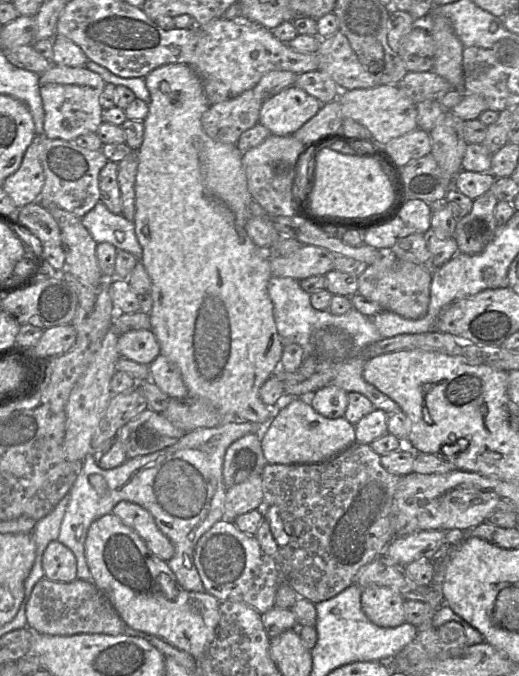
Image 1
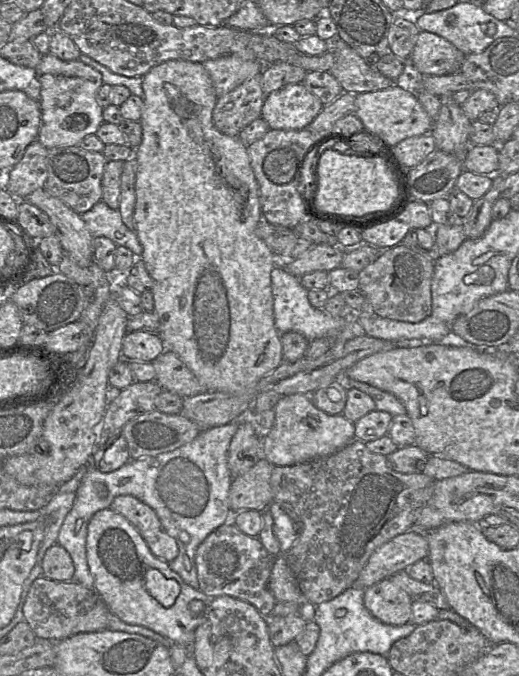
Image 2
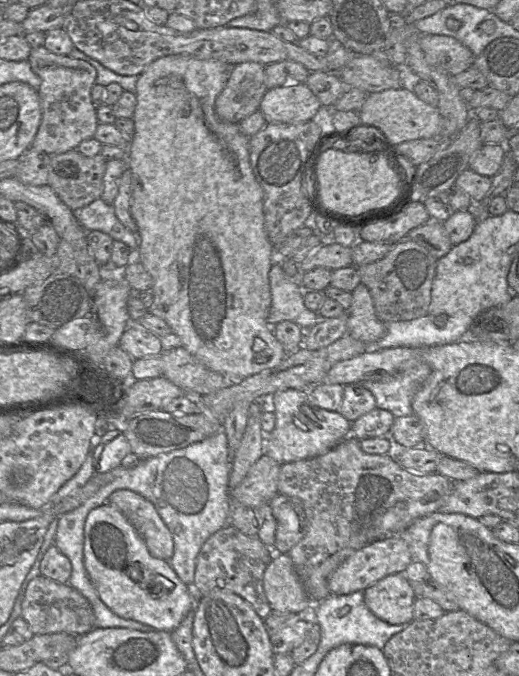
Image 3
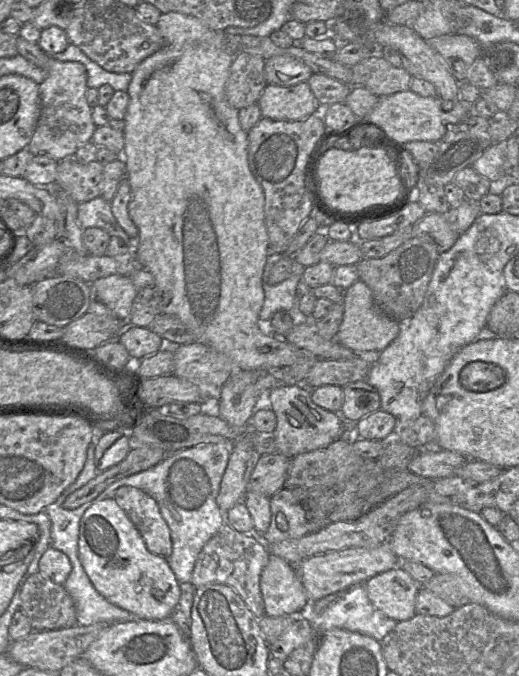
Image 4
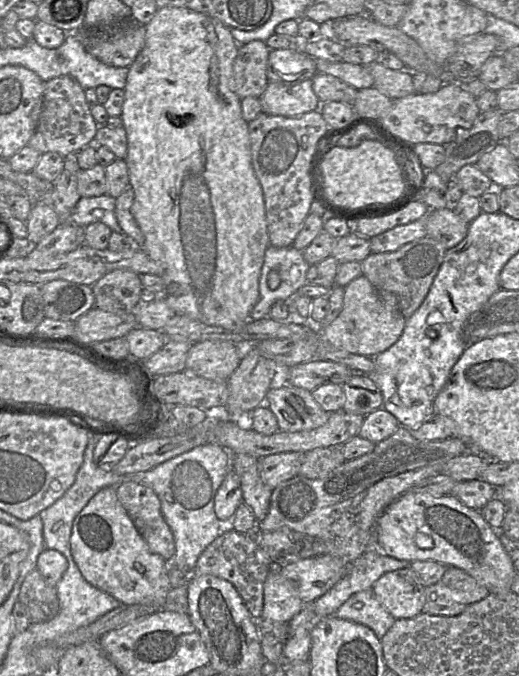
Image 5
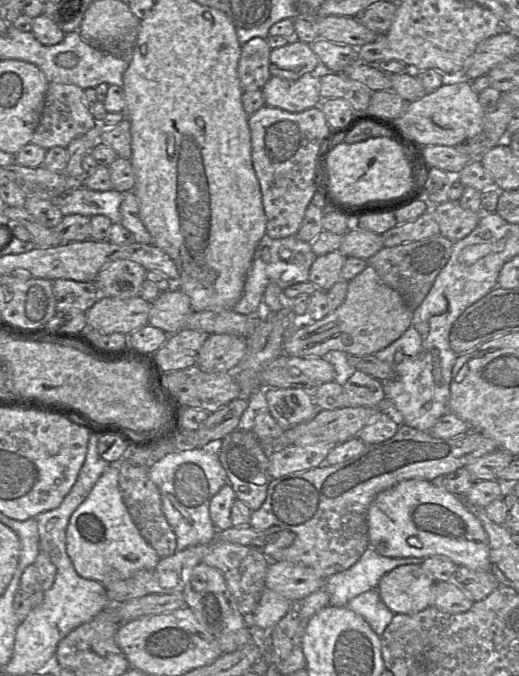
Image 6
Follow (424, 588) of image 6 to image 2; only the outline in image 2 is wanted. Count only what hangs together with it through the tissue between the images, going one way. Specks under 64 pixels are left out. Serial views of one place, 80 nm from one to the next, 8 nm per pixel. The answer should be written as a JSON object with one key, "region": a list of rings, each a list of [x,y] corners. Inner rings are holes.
{"region":[[[390,578],[364,590],[364,606],[370,614],[387,625],[411,623],[412,599]]]}

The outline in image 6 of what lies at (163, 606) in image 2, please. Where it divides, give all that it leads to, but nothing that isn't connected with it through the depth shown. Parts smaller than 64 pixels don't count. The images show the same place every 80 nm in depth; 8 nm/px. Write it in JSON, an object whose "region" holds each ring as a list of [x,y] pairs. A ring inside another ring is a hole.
{"region":[[[111,464],[71,515],[66,529],[66,552],[77,574],[102,585],[126,579],[141,569],[153,569],[161,559],[133,523],[120,493],[118,477],[118,465]]]}

